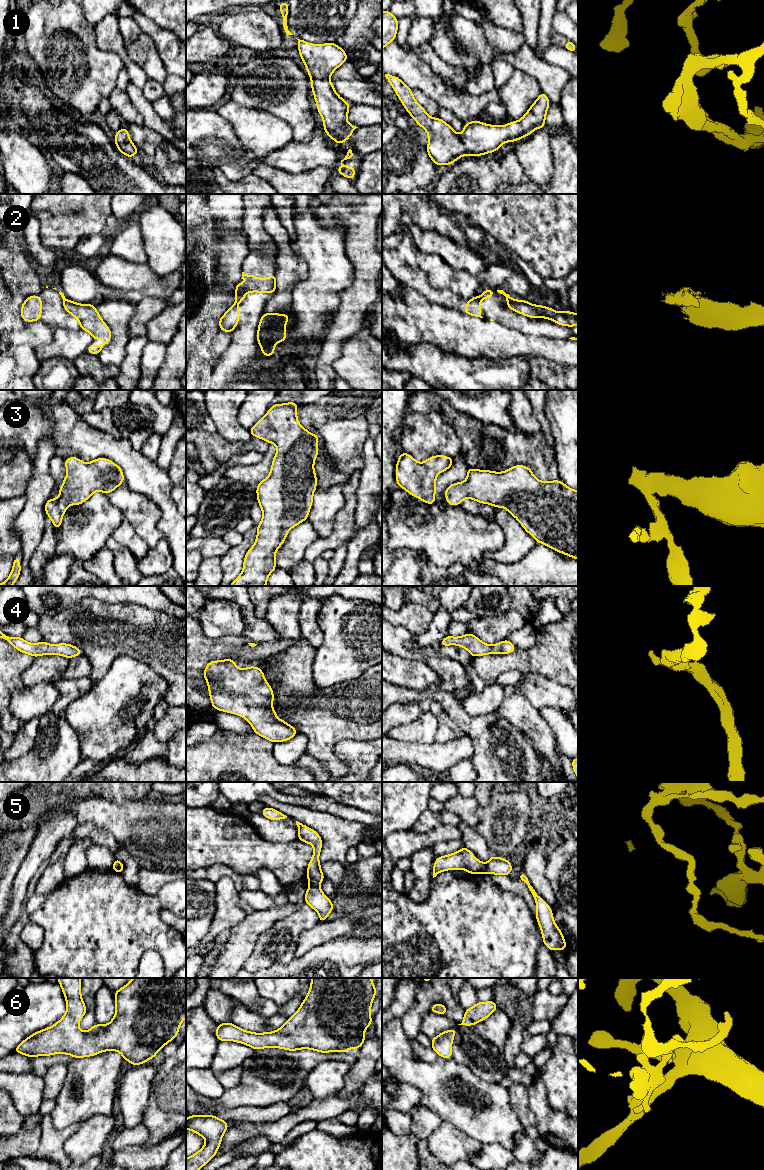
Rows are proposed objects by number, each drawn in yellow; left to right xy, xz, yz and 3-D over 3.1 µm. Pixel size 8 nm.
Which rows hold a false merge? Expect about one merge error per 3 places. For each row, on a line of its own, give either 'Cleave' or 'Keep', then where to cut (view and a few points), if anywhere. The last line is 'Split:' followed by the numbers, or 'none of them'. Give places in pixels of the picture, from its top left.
1: Keep. No split
2: Cleave. Split along yz (514, 300), (507, 305)
3: Keep. No split
4: Keep. No split
5: Cleave. Split along xz (309, 884), (318, 886)
6: Keep. No split
Split: 2, 5

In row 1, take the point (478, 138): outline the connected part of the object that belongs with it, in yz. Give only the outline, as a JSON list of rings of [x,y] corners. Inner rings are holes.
[[[385,74],[385,77],[392,85],[407,112],[428,133],[427,153],[435,165],[451,165],[465,155],[479,157],[487,153],[496,152],[503,143],[510,141],[515,143],[517,140],[529,136],[534,130],[545,127],[545,118],[550,101],[543,92],[540,93],[539,97],[519,121],[512,121],[503,126],[496,126],[474,120],[465,123],[463,132],[458,134],[442,119],[430,117],[425,109],[415,100],[411,88],[400,78],[390,74]]]

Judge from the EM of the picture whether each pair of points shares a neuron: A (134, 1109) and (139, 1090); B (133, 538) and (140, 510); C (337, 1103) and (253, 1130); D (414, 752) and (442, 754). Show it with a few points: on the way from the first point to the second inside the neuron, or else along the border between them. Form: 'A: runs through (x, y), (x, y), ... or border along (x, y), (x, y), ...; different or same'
A: runs through (134, 1104), (134, 1095); same
B: border along (124, 519), (149, 548); different
C: runs through (316, 1111), (293, 1118), (278, 1130), (274, 1130); same
D: runs through (421, 754), (435, 754); same

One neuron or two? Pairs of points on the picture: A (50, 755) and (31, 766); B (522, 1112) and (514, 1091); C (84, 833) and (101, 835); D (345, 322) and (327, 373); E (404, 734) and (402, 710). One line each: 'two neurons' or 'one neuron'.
A: one neuron
B: one neuron
C: one neuron
D: one neuron
E: two neurons

